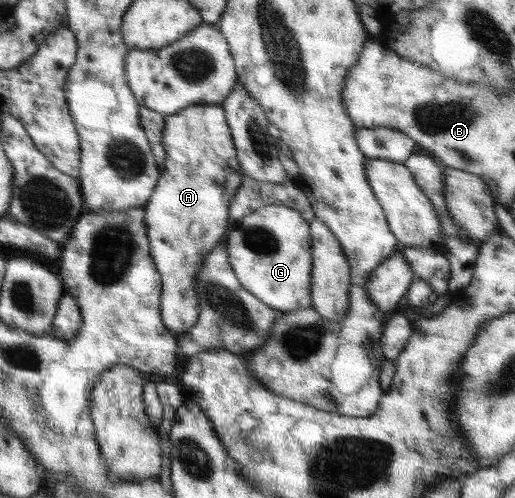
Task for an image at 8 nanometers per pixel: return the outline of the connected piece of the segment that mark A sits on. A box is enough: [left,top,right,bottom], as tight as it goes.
[143,103,245,337]

